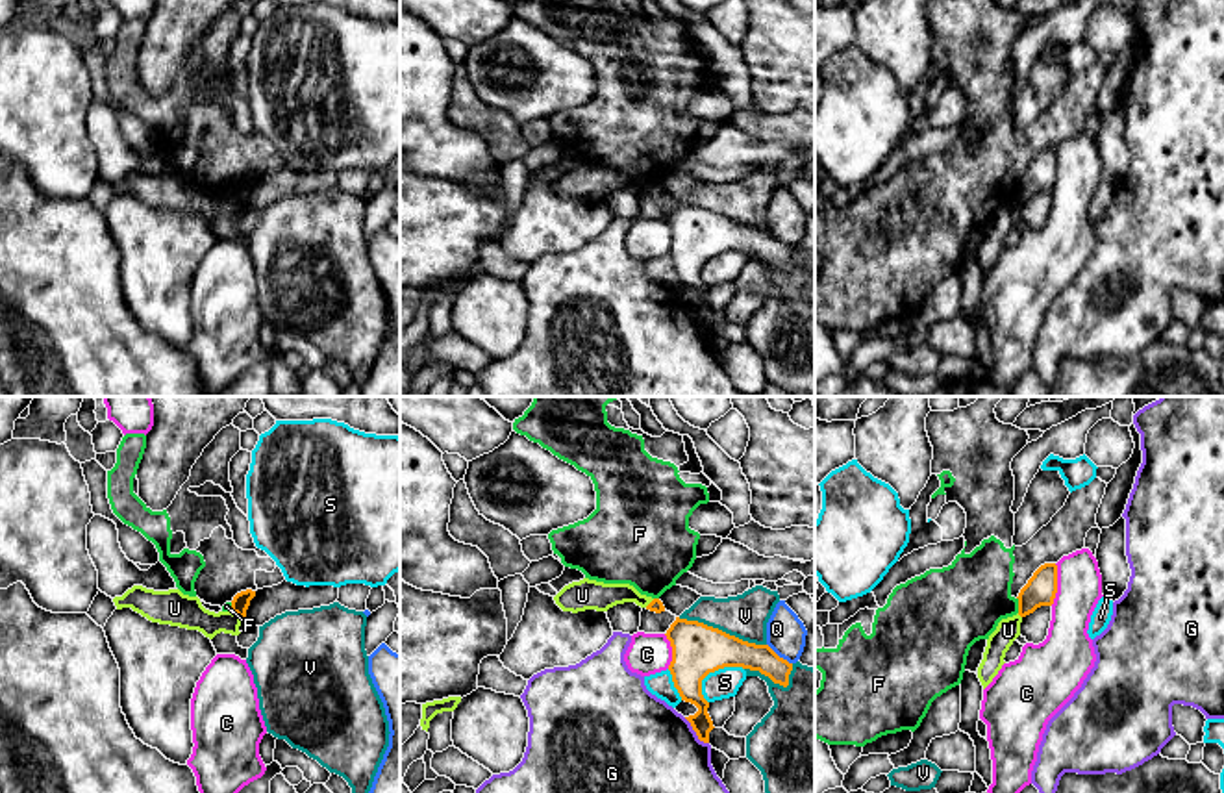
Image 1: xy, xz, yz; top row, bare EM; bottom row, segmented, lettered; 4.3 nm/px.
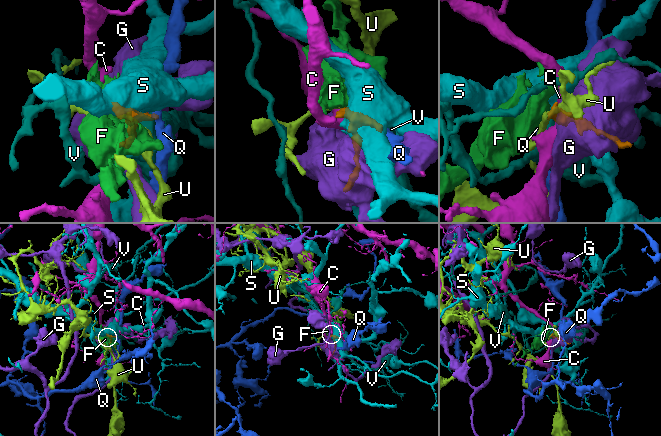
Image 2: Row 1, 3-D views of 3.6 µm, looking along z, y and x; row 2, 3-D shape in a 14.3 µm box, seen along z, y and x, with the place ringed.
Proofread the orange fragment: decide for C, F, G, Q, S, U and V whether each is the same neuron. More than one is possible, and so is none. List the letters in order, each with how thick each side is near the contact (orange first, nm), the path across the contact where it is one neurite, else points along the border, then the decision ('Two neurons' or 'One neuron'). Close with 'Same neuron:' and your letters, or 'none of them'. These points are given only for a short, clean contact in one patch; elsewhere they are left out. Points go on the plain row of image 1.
C: Thickness 140 nm (orange) against 190 nm. Boundary: yz (1056, 149), (1056, 182), (1050, 189). Two neurons
F: Thickness 140 nm (orange) against 360 nm. Boundary: yz (1017, 182), (1019, 197). Two neurons
G: Thickness 140 nm (orange) against 500 nm. Two neurons
Q: Thickness 150 nm (orange) against 180 nm. Boundary: xz (767, 228), (791, 249). Two neurons
S: Thickness 220 nm (orange) against 130 nm. Two neurons
U: Thickness 80 nm (orange) against 140 nm. Boundary: xy (232, 195), (243, 202). Two neurons
V: Thickness 220 nm (orange) against 190 nm. Two neurons
Same neuron: none of them

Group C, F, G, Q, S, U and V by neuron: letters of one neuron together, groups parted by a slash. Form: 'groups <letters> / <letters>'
groups C / F / G / Q / S / U / V

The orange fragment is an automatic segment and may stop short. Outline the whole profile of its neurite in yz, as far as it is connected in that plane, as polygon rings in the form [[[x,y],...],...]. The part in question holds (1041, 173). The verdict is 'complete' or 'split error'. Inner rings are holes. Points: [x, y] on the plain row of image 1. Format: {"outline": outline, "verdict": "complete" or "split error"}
{"outline": [[[1041,150],[1018,178],[1018,200],[1026,202],[1041,191],[1052,191],[1057,178],[1057,150]]], "verdict": "complete"}

